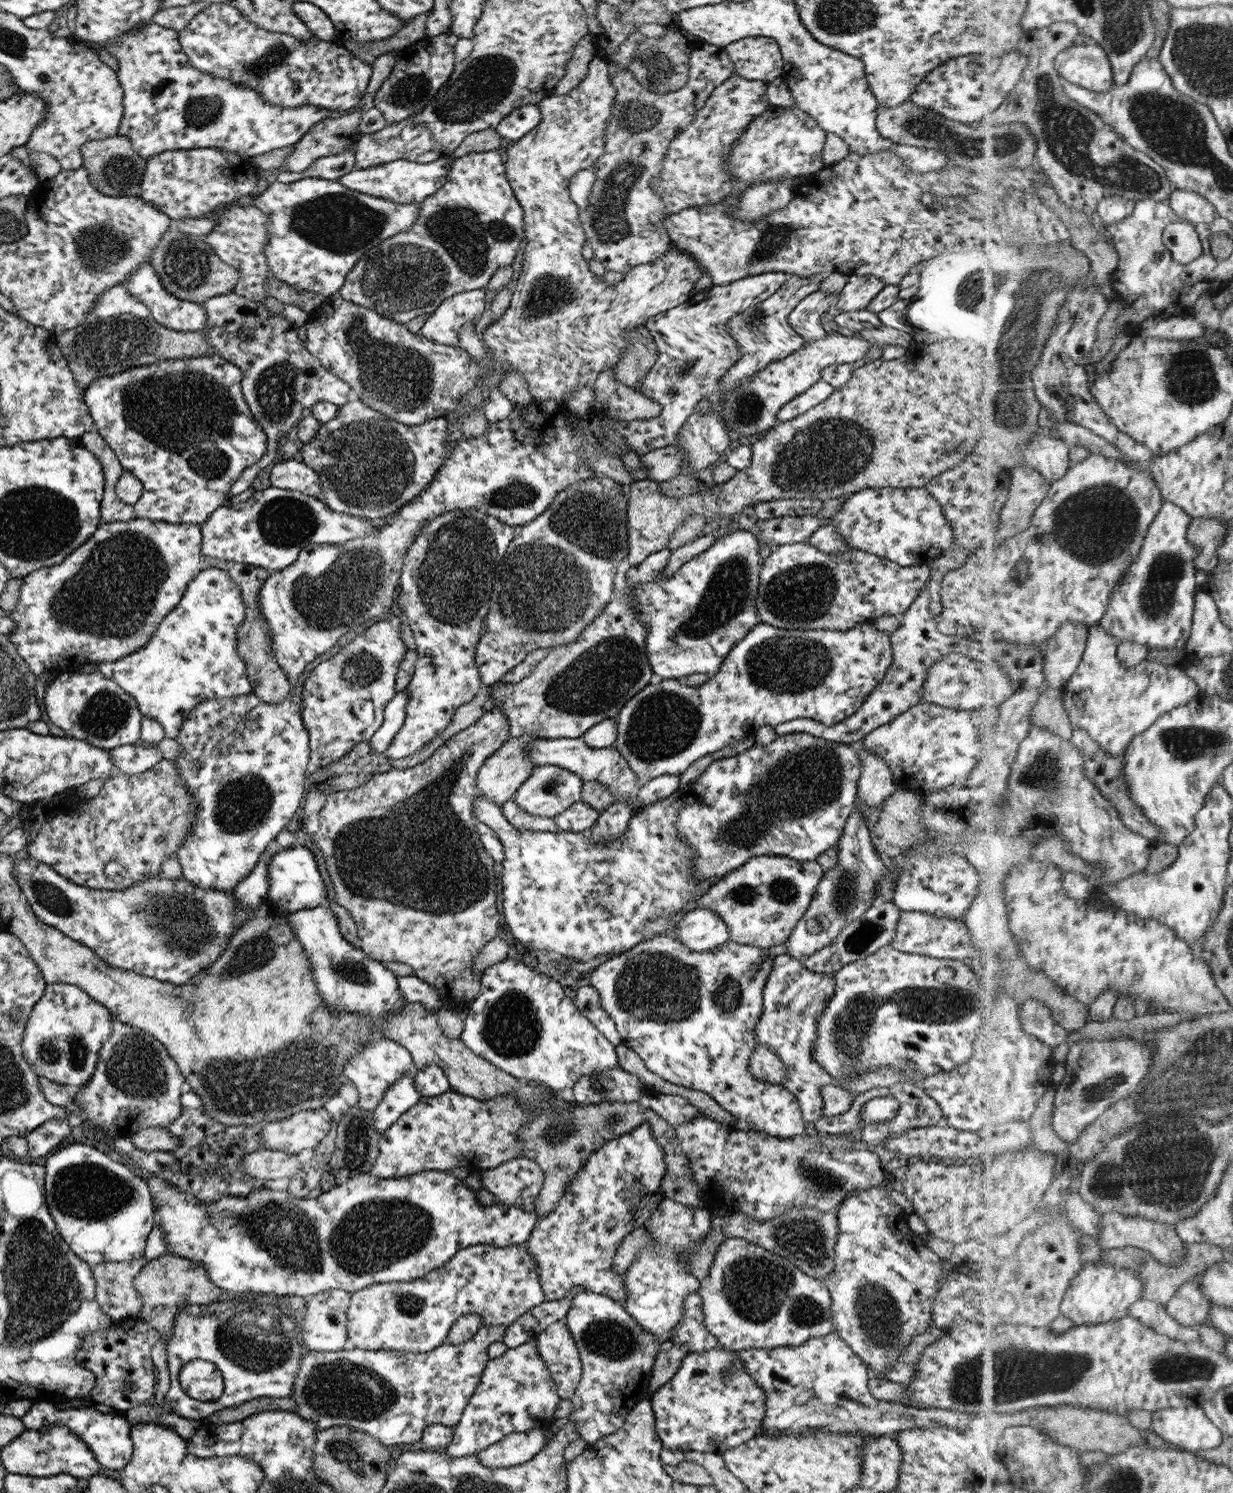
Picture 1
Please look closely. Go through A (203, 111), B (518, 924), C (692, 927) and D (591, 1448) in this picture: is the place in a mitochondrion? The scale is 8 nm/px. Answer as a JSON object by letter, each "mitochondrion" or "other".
{"A":"mitochondrion","B":"other","C":"other","D":"other"}

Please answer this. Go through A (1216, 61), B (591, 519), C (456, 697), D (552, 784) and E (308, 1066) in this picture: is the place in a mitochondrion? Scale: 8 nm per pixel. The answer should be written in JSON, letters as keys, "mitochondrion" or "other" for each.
{"A":"mitochondrion","B":"mitochondrion","C":"other","D":"mitochondrion","E":"mitochondrion"}

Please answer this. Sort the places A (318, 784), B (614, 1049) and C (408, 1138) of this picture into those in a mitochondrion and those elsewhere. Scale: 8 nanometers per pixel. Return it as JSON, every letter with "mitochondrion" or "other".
{"A":"other","B":"other","C":"other"}

